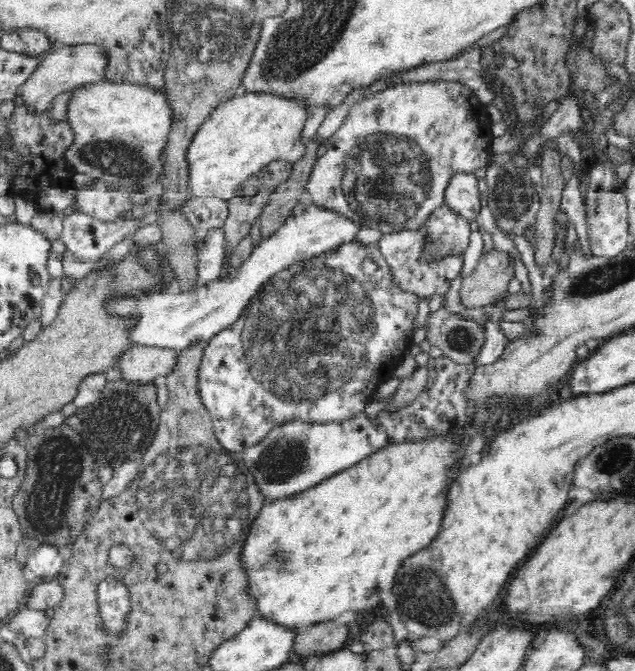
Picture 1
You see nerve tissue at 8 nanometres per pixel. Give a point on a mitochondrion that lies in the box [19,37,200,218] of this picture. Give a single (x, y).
(118, 159)

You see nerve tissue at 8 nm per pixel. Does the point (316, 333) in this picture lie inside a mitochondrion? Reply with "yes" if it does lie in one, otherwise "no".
yes

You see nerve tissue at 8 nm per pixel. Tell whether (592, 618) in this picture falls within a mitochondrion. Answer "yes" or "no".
no

